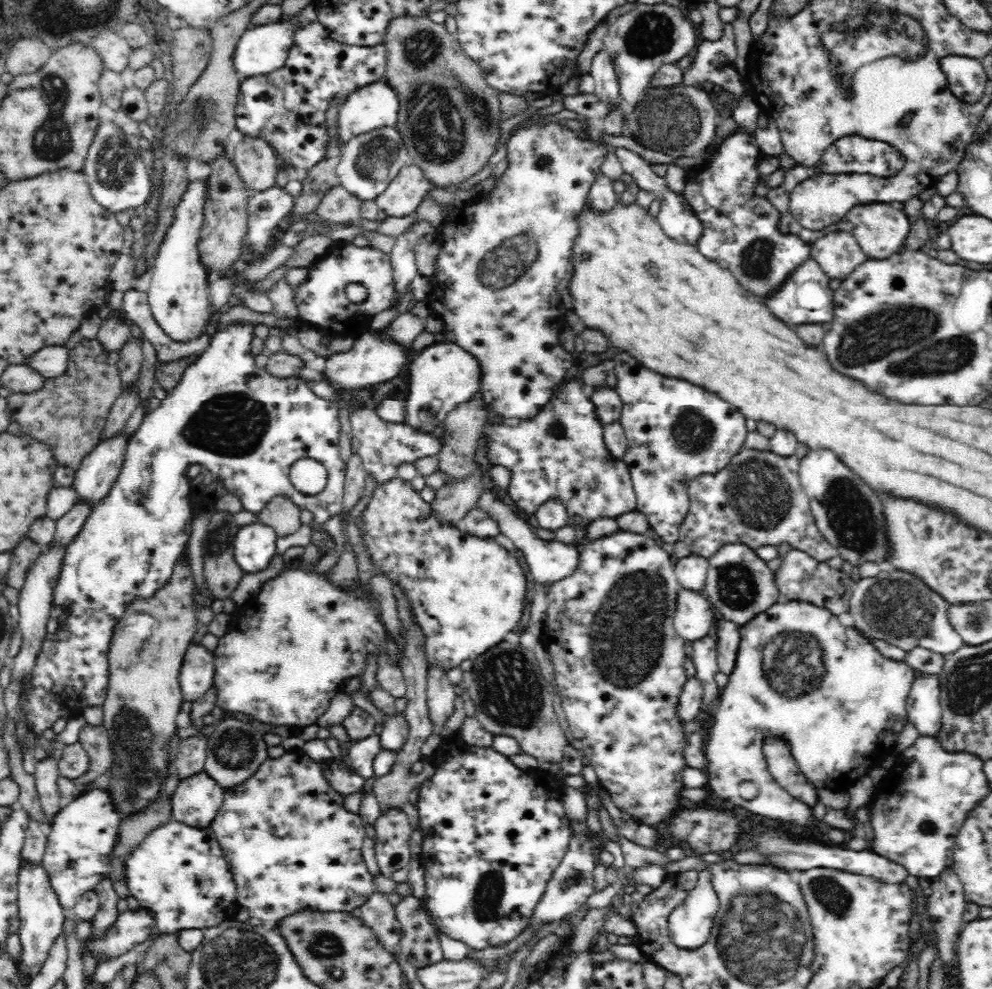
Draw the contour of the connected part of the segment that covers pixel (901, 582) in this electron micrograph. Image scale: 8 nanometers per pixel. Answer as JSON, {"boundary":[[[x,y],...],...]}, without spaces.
{"boundary":[[[885,568],[876,577],[861,578],[855,584],[849,613],[864,635],[883,640],[906,652],[922,647],[948,656],[965,645],[964,639],[950,624],[947,615],[949,608],[950,604],[926,586],[920,577]]]}

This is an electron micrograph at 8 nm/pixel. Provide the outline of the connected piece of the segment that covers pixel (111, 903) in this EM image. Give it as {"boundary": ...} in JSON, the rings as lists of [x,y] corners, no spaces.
{"boundary":[[[104,878],[95,887],[94,891],[99,896],[99,909],[96,916],[91,920],[93,922],[91,936],[100,937],[105,934],[106,928],[110,928],[118,918],[119,913],[116,902],[119,898],[109,878]]]}

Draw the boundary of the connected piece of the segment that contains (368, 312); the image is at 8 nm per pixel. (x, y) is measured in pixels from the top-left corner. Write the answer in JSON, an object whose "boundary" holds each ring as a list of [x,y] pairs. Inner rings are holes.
{"boundary":[[[336,241],[326,250],[326,254],[310,266],[304,283],[296,288],[294,302],[298,307],[300,321],[316,328],[326,328],[330,333],[334,328],[348,328],[358,324],[368,324],[378,312],[388,309],[395,290],[392,265],[389,254],[376,247],[358,248],[350,242]],[[348,284],[362,284],[368,289],[368,298],[362,304],[353,304],[346,297],[344,289]]]}

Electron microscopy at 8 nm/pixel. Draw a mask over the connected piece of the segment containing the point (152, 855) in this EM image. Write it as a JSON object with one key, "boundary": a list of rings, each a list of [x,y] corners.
{"boundary":[[[170,820],[150,832],[146,839],[126,856],[125,878],[128,894],[138,900],[140,908],[146,909],[152,915],[160,933],[177,934],[182,930],[215,927],[225,920],[233,919],[240,908],[236,883],[232,880],[230,866],[222,854],[216,834],[211,828],[187,826]]]}

